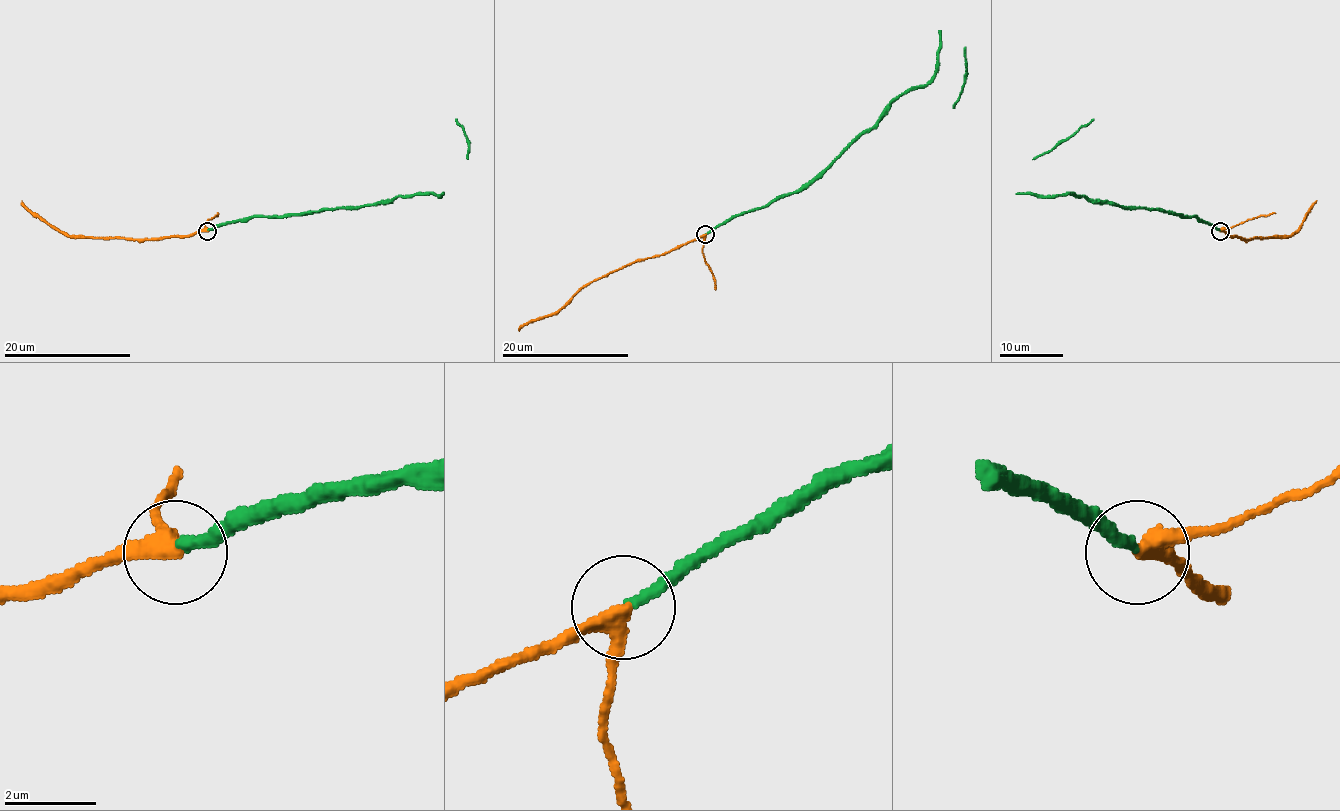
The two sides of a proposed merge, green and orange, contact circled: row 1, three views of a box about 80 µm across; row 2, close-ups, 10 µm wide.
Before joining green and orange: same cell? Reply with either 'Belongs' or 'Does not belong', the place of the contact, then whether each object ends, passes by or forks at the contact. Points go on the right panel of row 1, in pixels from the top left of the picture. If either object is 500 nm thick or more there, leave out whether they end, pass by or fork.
Belongs. Place: (1220, 231). At the ring green ends. At the ring orange passes by

